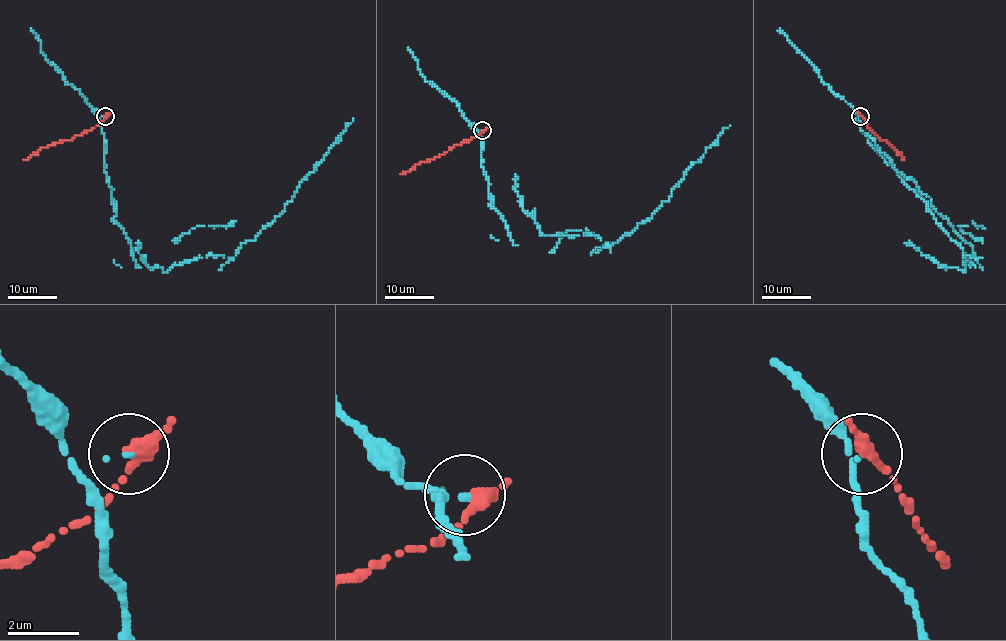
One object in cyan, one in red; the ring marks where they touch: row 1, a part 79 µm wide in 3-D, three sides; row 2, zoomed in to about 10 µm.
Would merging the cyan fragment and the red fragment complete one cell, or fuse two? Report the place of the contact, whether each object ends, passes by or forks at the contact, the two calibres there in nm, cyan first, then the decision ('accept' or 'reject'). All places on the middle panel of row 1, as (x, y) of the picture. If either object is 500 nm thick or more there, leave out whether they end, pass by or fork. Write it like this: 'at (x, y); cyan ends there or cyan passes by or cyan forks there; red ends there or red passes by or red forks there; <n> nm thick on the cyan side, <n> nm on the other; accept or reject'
at (482, 130); cyan ends there; red passes by; 140 nm thick on the cyan side, 320 nm on the other; reject

